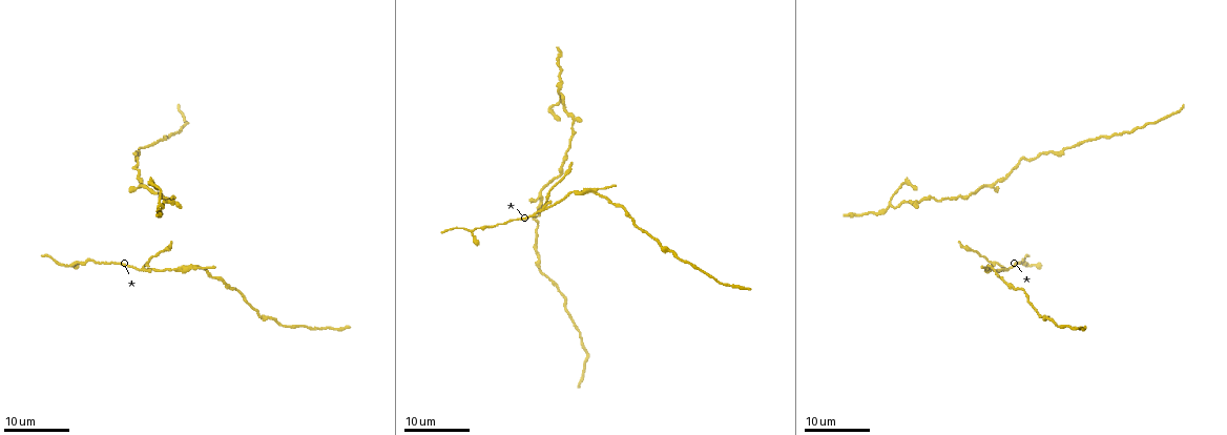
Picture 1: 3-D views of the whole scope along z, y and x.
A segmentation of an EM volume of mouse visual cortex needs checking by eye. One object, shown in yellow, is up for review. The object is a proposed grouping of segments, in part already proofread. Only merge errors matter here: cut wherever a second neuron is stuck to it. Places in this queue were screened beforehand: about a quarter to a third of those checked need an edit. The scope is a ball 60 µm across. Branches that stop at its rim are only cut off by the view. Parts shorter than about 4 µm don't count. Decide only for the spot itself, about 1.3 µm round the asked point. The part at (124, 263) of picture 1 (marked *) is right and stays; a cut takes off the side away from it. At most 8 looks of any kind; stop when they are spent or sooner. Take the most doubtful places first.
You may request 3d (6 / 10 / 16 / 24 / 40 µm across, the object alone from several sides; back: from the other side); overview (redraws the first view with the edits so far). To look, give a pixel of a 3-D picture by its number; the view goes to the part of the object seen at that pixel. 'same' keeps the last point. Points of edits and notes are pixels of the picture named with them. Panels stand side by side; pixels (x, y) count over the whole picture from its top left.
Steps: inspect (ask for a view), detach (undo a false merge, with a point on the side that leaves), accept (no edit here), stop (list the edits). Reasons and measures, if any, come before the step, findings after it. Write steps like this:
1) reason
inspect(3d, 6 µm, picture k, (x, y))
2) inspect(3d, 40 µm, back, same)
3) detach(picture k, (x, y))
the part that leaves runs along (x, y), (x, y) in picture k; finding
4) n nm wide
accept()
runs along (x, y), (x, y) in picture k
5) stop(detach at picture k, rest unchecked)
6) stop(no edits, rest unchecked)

two arms in line, one across
inspect(3d, 16 µm, picture 1, (546, 207))

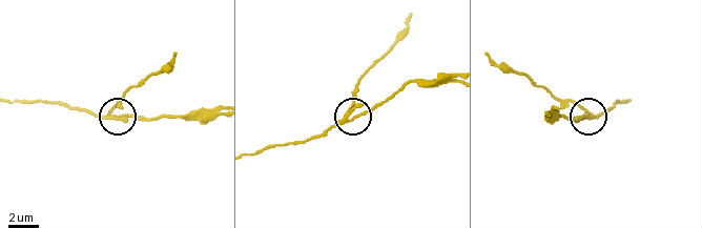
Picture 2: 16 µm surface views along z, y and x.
inspect(3d, 10 µm, picture 2, (113, 115))

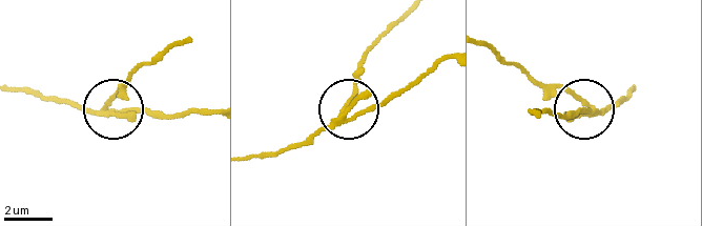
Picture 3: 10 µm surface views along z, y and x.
190 nm wide
detach(picture 3, (128, 118))
two neurons meet here

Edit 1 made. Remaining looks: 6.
inspect(overview)

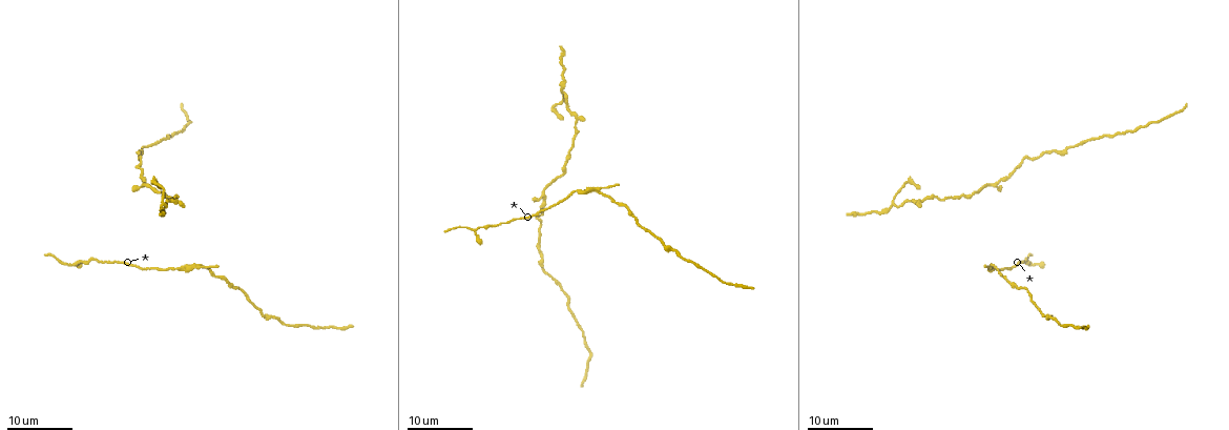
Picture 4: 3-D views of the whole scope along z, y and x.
three arms meet
inspect(3d, 24 µm, picture 4, (893, 202))

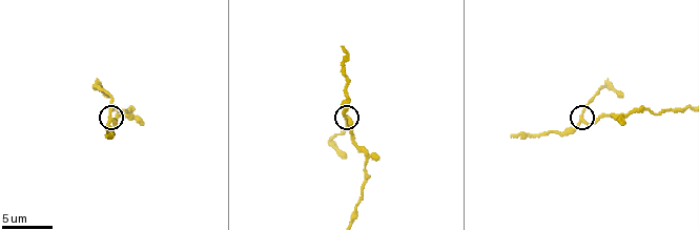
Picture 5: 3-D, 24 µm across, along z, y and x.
inspect(3d, 10 µm, picture 5, (582, 120))

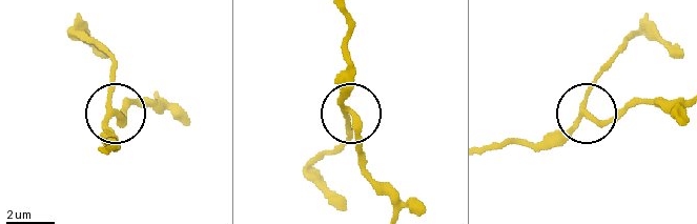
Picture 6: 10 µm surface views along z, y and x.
side arm 8 µm; 3 arms
accept()
continuous, no second neuron

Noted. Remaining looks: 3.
three arms meet
inspect(3d, 16 µm, picture 4, (542, 193))

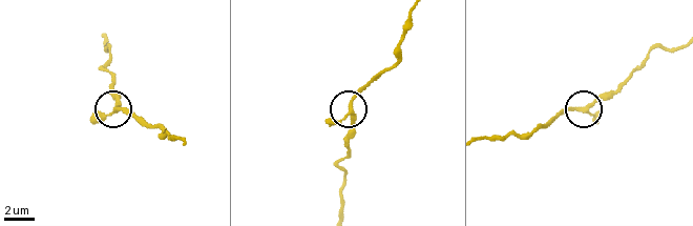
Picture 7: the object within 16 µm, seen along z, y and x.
inspect(3d, 10 µm, picture 7, (349, 110))

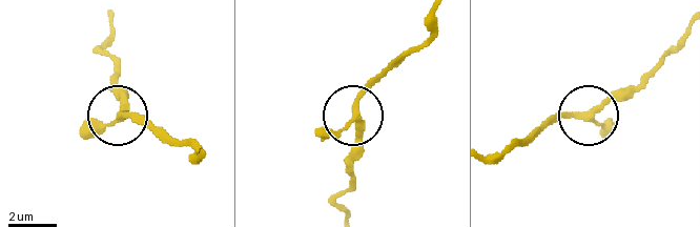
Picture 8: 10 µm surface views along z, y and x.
3 arms
accept()
continuous, no second neuron

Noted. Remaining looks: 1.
stop(detach at picture 3, rest unchecked)

